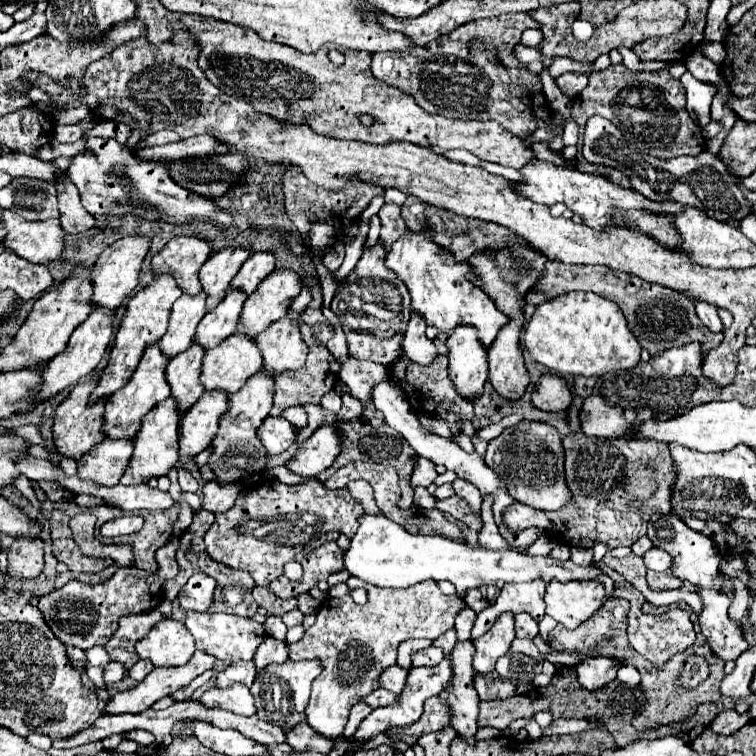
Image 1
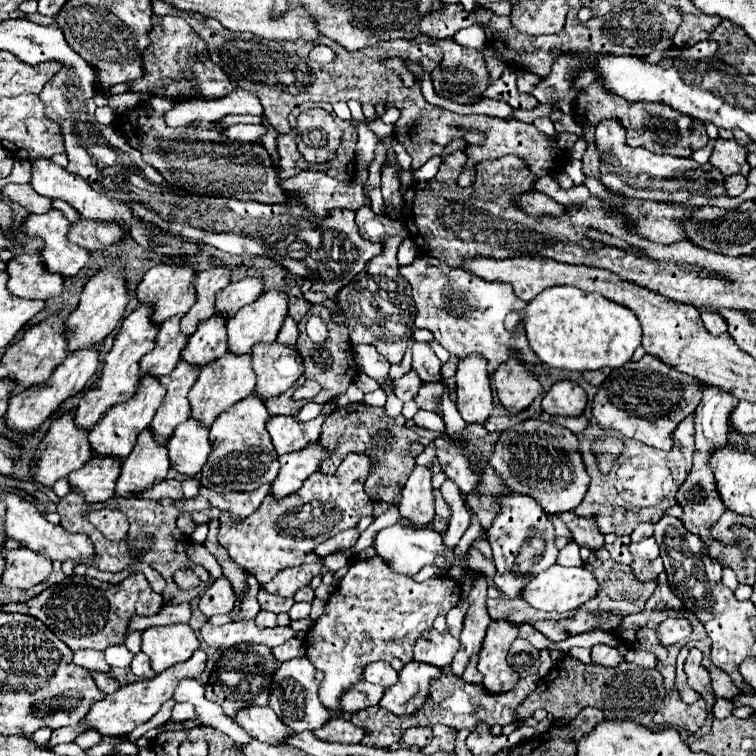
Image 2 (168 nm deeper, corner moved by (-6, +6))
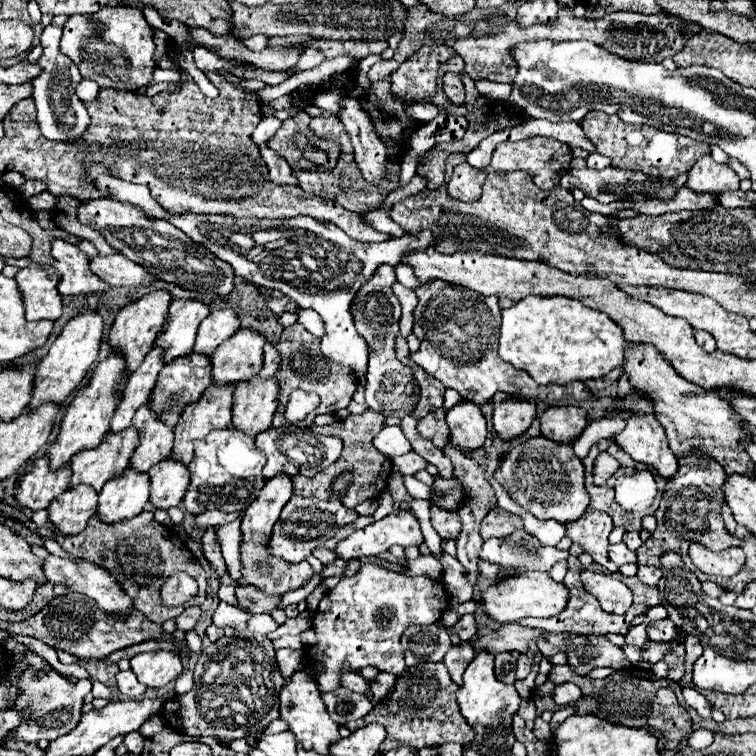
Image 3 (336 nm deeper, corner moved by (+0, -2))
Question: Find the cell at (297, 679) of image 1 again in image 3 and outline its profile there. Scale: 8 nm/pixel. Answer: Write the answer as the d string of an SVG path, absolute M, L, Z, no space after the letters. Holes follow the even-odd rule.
M302 670L294 672L294 676L290 676L290 680L286 680L280 690L280 718L290 726L290 732L296 736L296 742L304 750L328 754L328 746L340 738L338 724L328 716L316 680L306 676Z

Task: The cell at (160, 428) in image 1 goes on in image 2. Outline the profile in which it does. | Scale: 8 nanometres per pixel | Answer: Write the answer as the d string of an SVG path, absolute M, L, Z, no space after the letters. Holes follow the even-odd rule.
M148 430L138 436L134 452L124 460L118 482L116 496L132 498L138 492L152 488L162 482L168 474L168 450L160 448L160 444L152 444Z

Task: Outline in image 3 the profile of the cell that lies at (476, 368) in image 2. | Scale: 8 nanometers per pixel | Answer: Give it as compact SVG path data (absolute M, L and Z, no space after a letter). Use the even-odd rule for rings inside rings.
M460 400L454 408L450 408L446 412L446 424L450 428L450 434L452 434L452 444L460 450L476 450L484 444L486 440L486 418L482 414L482 408L478 404L470 404L470 400Z

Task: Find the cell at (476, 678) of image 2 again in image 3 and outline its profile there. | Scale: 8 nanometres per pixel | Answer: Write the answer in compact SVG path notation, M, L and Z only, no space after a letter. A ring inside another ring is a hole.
M464 642L460 646L452 646L448 650L448 654L444 656L444 664L450 672L450 678L460 686L462 684L462 674L464 670L468 667L470 662L474 659L475 651L472 648L472 644Z

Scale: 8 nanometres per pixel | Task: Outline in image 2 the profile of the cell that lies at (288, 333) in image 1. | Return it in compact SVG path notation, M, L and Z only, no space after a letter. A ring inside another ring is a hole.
M276 342L256 344L250 356L256 374L254 394L264 402L290 390L304 372L304 364L300 364L296 348L284 348Z

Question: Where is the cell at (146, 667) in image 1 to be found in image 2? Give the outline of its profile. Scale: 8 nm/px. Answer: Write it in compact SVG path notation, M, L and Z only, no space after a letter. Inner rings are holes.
M140 652L140 654L134 656L134 660L132 660L132 664L130 664L130 670L132 670L132 674L138 676L138 678L152 678L152 676L154 676L152 668L148 668L148 658L144 656L144 652Z

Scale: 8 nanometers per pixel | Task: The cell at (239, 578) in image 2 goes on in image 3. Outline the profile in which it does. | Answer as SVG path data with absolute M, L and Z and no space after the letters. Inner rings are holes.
M206 528L204 536L202 536L202 550L204 550L204 558L210 562L214 574L220 578L222 574L226 574L226 564L216 540L216 530L214 528Z

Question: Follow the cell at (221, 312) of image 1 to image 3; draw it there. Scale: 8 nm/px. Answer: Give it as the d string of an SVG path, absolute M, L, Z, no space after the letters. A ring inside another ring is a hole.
M190 352L188 356L180 356L178 360L172 360L162 368L158 376L158 384L150 396L150 408L162 416L162 420L170 426L178 422L180 412L188 402L194 402L200 398L200 394L210 386L210 356L200 356L198 352Z

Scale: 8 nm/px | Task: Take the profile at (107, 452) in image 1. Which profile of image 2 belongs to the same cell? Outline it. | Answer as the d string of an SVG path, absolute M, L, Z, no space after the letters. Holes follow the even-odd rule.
M90 460L84 468L68 476L70 490L82 496L86 504L110 500L114 496L116 476L120 476L120 464L122 460Z

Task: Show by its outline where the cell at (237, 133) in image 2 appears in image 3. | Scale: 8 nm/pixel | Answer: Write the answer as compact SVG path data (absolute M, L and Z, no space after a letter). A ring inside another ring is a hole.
M263 117L252 134L254 144L266 144L280 128L282 121L276 117Z

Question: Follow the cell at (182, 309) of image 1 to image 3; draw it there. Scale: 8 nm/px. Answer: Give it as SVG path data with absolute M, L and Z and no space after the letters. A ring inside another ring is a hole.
M154 346L144 362L128 376L128 384L124 388L124 400L116 408L114 420L110 422L110 432L120 432L128 426L132 426L134 412L150 400L150 392L154 390L154 384L158 380L158 372L164 368L164 356L162 348Z

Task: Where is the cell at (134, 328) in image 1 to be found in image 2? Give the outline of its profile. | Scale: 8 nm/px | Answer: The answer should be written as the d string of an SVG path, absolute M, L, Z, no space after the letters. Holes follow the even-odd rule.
M140 304L130 316L124 318L122 328L116 334L112 350L104 358L104 366L102 366L102 374L100 374L98 382L92 388L88 388L84 392L84 396L80 398L80 404L78 404L76 414L74 414L74 424L78 428L90 430L96 422L100 422L104 418L108 408L112 408L116 404L122 404L122 402L126 402L134 396L134 392L138 388L138 378L140 378L138 362L144 354L148 354L148 350L154 348L156 332L158 332L158 326L154 326L150 322L150 314L152 314L152 308L146 306L146 304Z

